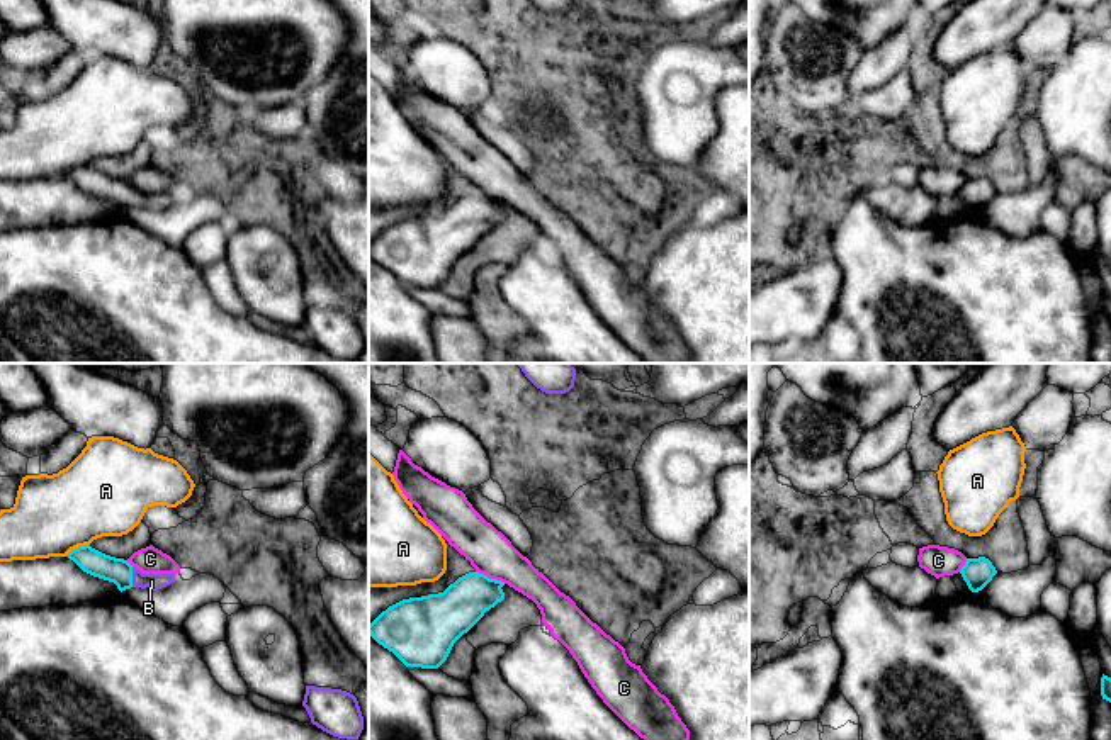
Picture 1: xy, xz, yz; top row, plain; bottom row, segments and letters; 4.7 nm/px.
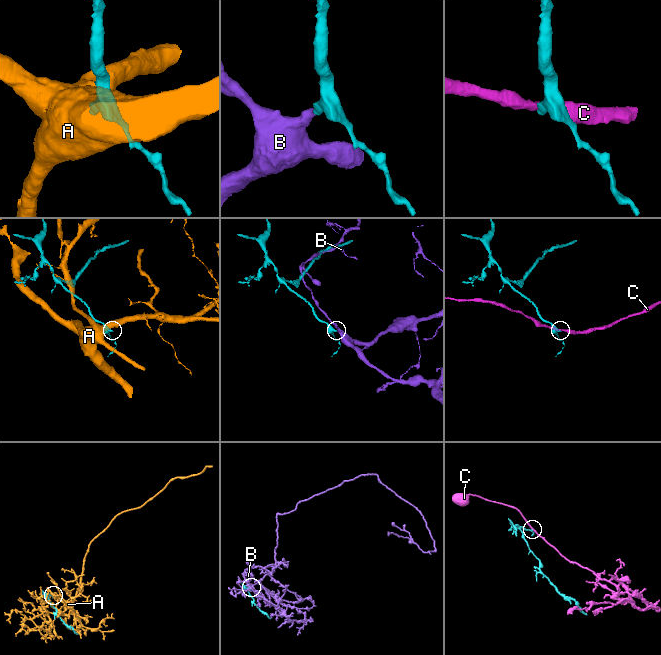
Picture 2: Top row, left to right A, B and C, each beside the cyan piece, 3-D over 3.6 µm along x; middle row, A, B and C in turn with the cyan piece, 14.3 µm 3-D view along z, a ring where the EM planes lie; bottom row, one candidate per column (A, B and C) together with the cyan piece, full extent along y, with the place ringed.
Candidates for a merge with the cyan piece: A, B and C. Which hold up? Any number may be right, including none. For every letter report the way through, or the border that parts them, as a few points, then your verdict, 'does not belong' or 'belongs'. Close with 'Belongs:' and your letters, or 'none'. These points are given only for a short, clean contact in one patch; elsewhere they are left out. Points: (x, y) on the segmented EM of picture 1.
A: does not belong
B: belongs
C: border along xz (476, 571), (505, 583); does not belong
Belongs: B

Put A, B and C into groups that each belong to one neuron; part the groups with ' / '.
A / B / C

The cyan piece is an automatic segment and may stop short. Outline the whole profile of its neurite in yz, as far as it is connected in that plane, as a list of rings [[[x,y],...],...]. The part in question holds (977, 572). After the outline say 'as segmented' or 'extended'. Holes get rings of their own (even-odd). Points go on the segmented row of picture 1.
[[[978,557],[978,558],[967,558],[960,574],[967,582],[968,589],[972,592],[978,592],[992,580],[997,570],[989,558]]]; as segmented

